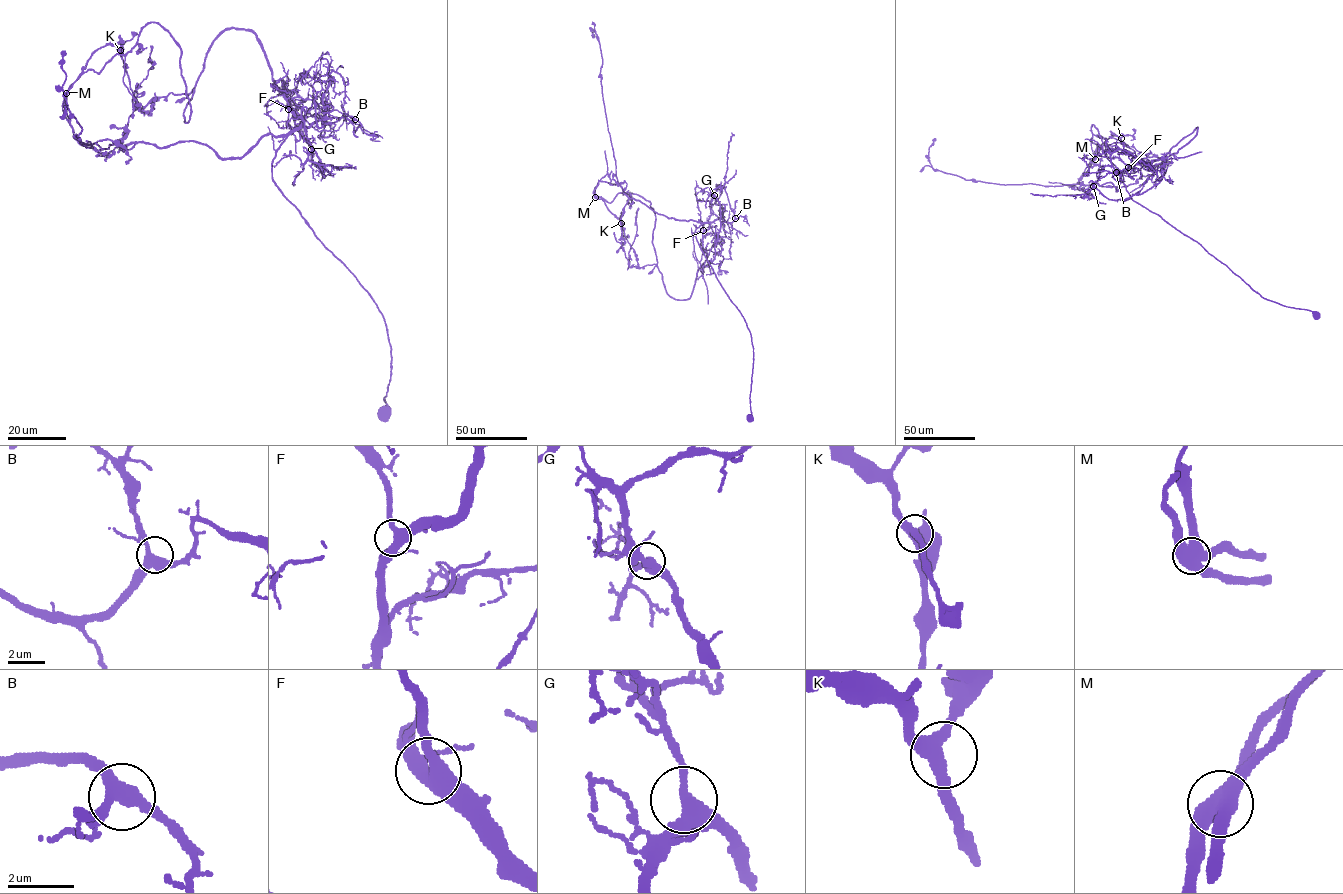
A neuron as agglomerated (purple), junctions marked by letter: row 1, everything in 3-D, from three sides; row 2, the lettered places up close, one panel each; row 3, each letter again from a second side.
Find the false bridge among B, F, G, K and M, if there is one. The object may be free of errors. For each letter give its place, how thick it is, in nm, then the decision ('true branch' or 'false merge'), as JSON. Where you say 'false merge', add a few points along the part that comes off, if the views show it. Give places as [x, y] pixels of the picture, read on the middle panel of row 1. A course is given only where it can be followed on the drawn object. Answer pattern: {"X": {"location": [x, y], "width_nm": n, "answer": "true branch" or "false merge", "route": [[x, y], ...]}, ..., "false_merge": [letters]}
{"B": {"location": [735, 218], "width_nm": 400, "answer": "true branch"}, "F": {"location": [703, 230], "width_nm": 440, "answer": "true branch"}, "G": {"location": [714, 195], "width_nm": 360, "answer": "true branch"}, "K": {"location": [621, 223], "width_nm": 360, "answer": "true branch"}, "M": {"location": [595, 197], "width_nm": 600, "answer": "false merge", "route": [[595, 197], [651, 203], [666, 293], [686, 300], [714, 257], [712, 190], [731, 132]]}, "false_merge": ["M"]}

